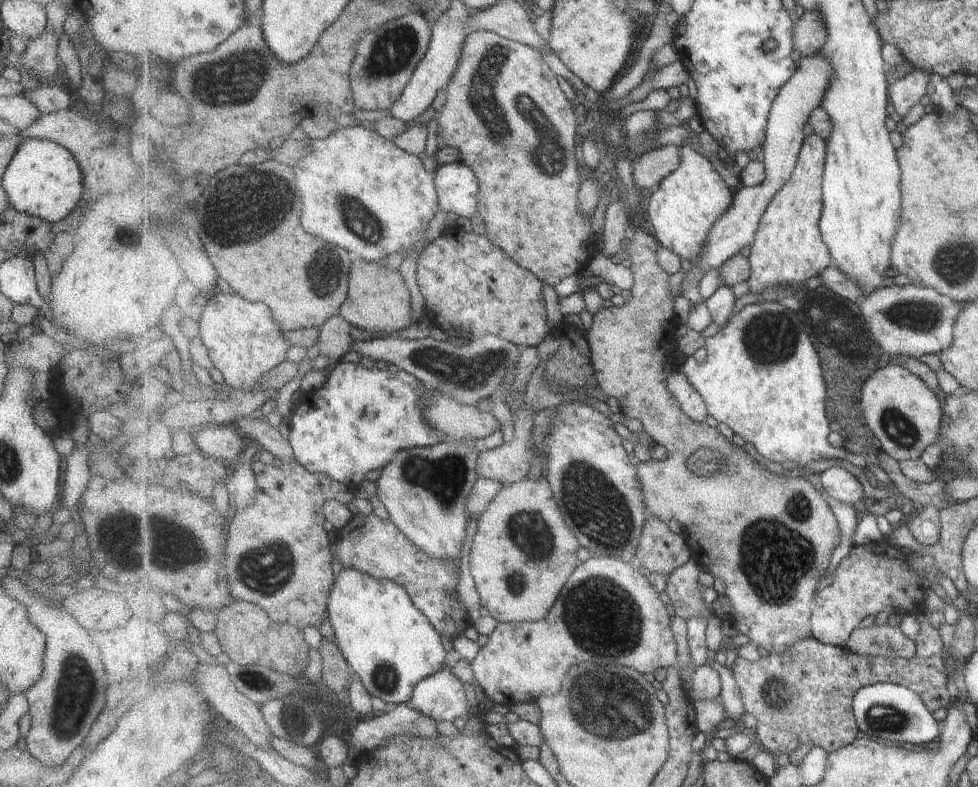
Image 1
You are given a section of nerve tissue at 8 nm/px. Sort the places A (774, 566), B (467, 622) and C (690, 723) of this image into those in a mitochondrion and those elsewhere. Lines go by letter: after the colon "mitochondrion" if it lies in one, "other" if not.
A: mitochondrion
B: other
C: other

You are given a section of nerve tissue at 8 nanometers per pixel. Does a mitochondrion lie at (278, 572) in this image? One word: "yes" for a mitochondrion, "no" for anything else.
yes

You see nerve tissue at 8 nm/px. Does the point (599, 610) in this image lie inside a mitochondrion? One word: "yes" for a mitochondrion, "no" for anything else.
yes

